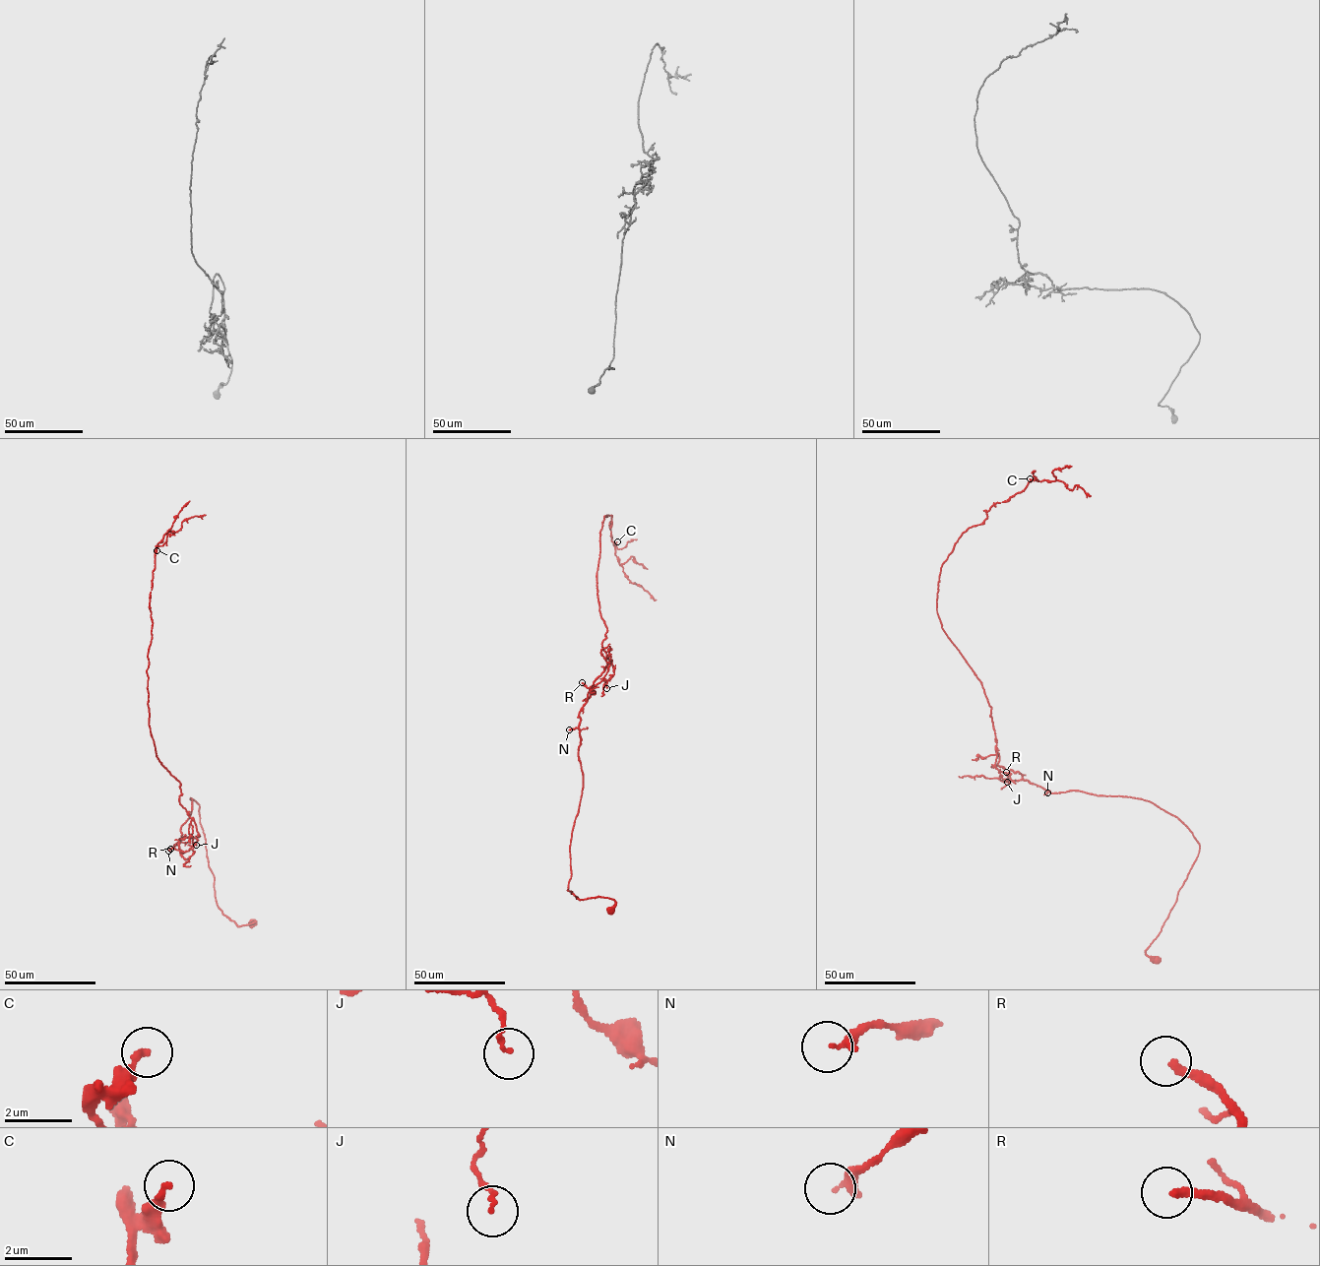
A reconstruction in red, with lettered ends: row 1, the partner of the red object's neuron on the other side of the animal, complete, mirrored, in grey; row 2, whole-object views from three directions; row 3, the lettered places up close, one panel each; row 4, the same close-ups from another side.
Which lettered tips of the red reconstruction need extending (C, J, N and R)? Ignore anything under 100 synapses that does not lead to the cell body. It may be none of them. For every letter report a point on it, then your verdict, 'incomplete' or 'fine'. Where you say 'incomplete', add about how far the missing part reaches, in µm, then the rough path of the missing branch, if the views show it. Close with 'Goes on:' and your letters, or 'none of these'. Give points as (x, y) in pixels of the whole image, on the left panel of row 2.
C: (157, 550) | fine
J: (196, 845) | fine
N: (168, 851) | fine
R: (170, 849) | fine
Goes on: none of these

